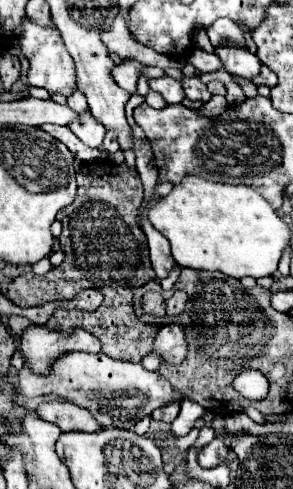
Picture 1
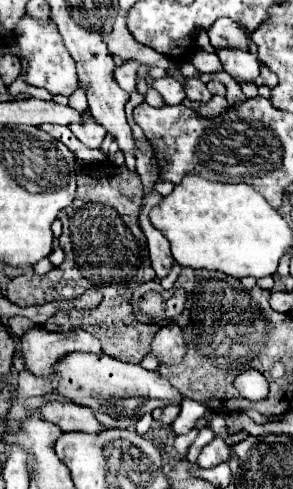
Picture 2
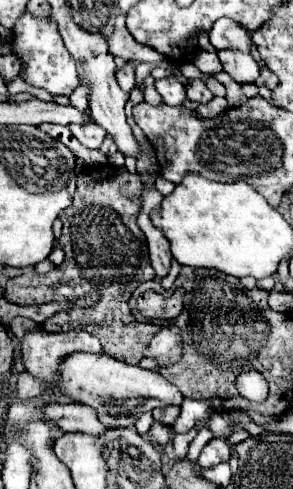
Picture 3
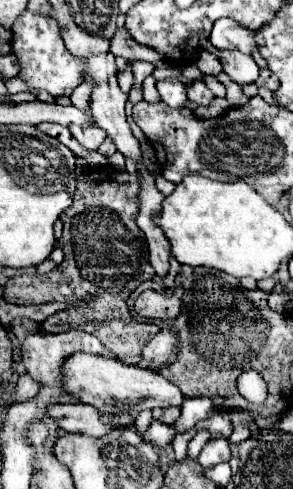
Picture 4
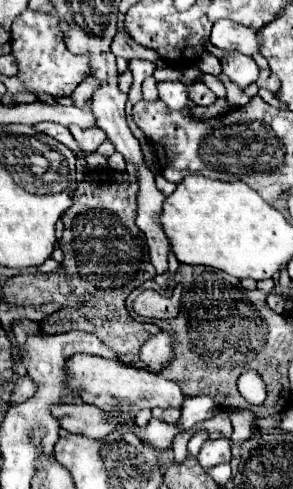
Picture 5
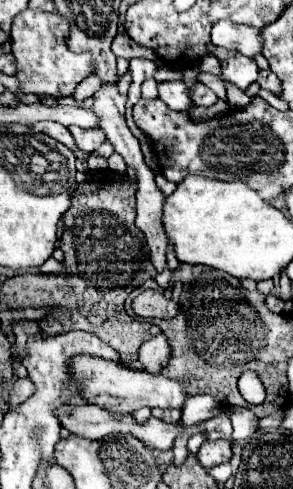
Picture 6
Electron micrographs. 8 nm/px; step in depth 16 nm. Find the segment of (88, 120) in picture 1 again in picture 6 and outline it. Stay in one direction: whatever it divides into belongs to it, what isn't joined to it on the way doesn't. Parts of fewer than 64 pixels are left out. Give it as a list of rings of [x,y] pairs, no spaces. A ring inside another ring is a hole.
[[[70,126],[68,130],[72,132],[76,144],[84,152],[94,152],[106,140],[106,136],[104,136],[104,132],[100,128],[88,128],[88,130],[84,130],[84,128],[78,128],[78,126]]]

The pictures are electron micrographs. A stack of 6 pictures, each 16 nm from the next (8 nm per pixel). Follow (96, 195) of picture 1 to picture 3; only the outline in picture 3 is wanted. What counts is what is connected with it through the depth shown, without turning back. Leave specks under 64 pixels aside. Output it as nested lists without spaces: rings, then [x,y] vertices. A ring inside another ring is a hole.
[[[86,166],[78,174],[74,204],[60,212],[64,230],[58,242],[68,258],[64,258],[64,262],[58,268],[50,270],[44,276],[28,272],[8,280],[4,298],[18,306],[30,306],[50,300],[74,302],[86,292],[96,290],[102,294],[102,300],[96,304],[96,326],[78,328],[96,334],[104,350],[114,358],[138,364],[144,358],[144,350],[148,348],[146,344],[150,344],[154,334],[160,330],[160,326],[138,322],[132,314],[132,308],[128,306],[132,288],[140,280],[152,280],[156,276],[150,266],[146,236],[136,224],[140,212],[140,194],[140,176],[136,172],[130,174],[126,166]]]

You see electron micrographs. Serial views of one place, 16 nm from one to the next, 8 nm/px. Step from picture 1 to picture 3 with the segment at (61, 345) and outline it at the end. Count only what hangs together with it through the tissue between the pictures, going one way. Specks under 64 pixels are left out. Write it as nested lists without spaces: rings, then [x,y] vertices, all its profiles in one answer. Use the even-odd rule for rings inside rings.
[[[36,328],[22,338],[22,360],[26,370],[46,382],[58,376],[60,360],[72,352],[104,354],[100,340],[80,328],[60,334]]]

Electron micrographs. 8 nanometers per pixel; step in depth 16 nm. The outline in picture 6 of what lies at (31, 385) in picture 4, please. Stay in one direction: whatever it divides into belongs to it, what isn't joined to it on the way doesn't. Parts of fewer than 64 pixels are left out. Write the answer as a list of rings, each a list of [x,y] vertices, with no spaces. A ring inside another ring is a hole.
[[[26,376],[26,378],[18,378],[18,380],[14,382],[14,386],[12,386],[12,390],[10,390],[8,406],[14,408],[14,406],[22,404],[24,400],[28,400],[28,396],[32,396],[32,392],[34,392],[32,380],[28,380],[28,376]]]

